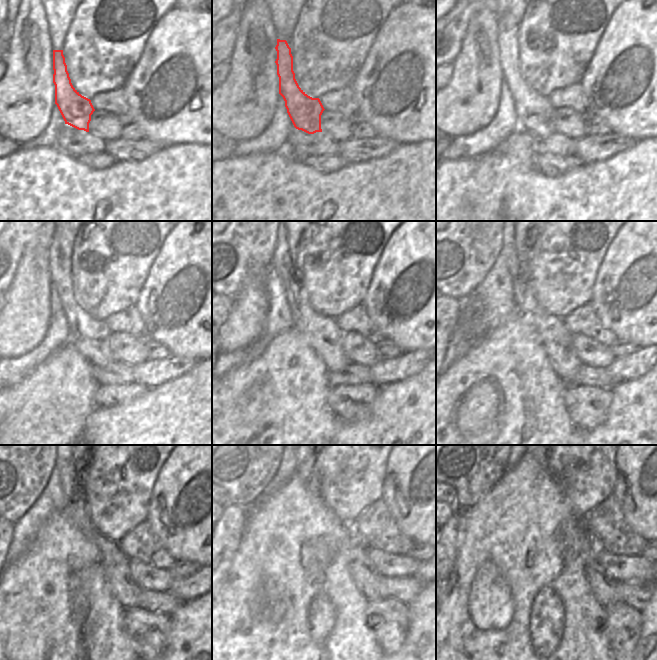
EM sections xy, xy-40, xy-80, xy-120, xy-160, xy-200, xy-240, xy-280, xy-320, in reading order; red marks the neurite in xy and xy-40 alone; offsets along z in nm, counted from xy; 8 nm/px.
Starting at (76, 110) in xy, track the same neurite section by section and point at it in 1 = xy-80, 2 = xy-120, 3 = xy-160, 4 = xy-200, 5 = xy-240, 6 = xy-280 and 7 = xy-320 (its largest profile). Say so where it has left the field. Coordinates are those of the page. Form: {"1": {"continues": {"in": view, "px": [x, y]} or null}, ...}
{"1": {"continues": {"in": "xy-80", "px": [534, 111]}}, "2": {"continues": {"in": "xy-120", "px": [90, 337]}}, "3": {"continues": {"in": "xy-160", "px": [323, 334]}}, "4": {"continues": {"in": "xy-200", "px": [557, 341]}}, "5": {"continues": {"in": "xy-240", "px": [116, 569]}}, "6": {"continues": {"in": "xy-280", "px": [368, 579]}}, "7": {"continues": {"in": "xy-320", "px": [603, 588]}}}

